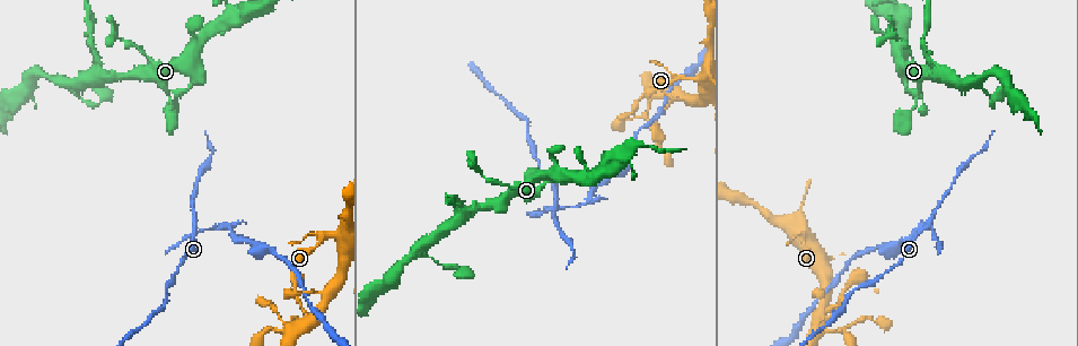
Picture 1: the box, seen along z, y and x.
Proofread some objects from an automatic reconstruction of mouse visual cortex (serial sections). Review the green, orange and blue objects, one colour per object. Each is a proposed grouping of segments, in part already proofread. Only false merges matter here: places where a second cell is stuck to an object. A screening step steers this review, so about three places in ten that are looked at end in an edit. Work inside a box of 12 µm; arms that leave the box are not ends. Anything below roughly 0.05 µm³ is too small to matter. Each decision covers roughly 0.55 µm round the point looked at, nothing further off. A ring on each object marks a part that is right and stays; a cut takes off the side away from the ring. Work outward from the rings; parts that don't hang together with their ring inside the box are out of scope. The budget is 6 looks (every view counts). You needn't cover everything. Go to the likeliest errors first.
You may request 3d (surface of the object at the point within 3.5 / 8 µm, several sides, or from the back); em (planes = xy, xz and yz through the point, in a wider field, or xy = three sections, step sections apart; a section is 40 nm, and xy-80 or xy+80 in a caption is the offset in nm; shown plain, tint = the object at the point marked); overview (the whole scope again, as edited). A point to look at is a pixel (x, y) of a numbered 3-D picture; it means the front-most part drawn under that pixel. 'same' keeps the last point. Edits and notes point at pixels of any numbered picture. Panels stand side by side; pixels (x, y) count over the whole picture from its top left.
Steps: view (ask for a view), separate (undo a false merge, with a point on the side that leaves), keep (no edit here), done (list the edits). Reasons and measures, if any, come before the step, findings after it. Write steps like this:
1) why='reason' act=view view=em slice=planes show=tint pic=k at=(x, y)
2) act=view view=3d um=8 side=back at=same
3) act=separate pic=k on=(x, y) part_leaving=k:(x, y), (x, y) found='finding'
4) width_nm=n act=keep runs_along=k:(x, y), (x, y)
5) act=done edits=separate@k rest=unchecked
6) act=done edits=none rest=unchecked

why='small branch off a trunk' act=view view=3d um=8 pic=1 at=(105, 76)

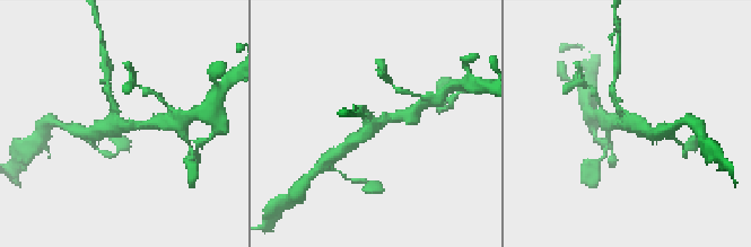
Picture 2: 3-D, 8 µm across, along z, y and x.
act=view view=3d um=3.5 pic=2 at=(377, 120)

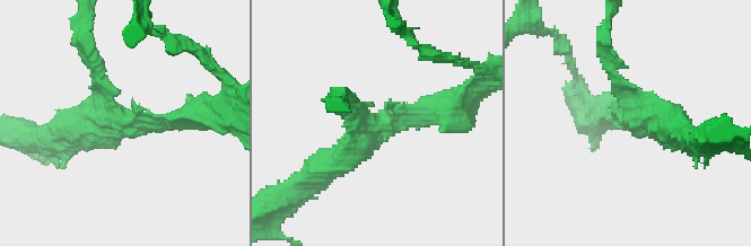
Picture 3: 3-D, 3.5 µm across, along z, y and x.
arms=3 arm_widths_nm=150,250,400 act=view view=em slice=xy step=2 show=tint pic=3 at=(122, 119)

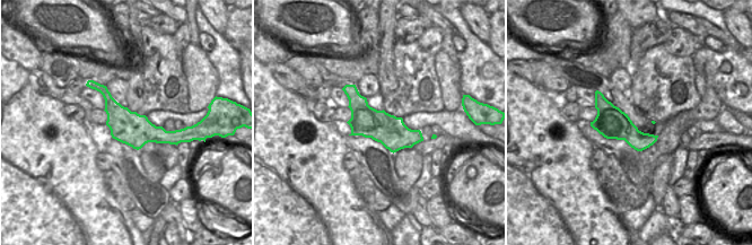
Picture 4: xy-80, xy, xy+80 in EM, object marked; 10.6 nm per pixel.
act=keep runs_along=4:(98, 87), (137, 130), (174, 134) found='one cell here'

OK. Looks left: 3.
why='three arms meet' act=view view=3d um=8 pic=1 at=(931, 230)

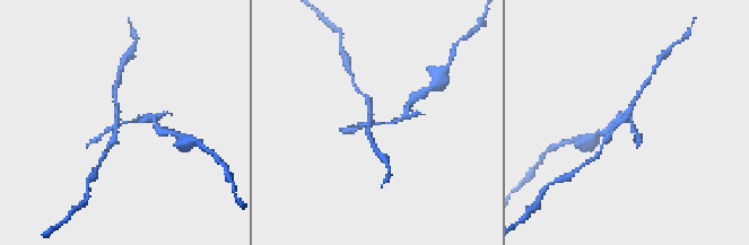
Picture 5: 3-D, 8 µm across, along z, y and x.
why='zoom in' act=view view=3d um=3.5 pic=5 at=(633, 124)

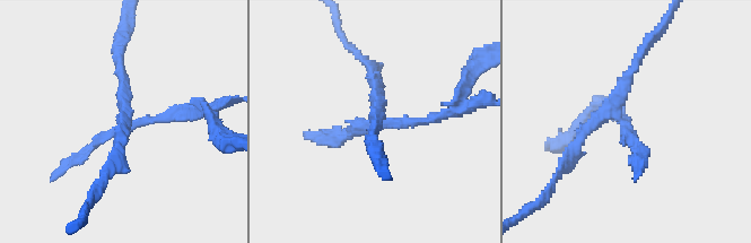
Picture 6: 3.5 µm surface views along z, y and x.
why='need the tissue' act=view view=em slice=xy step=3 show=tint pic=6 at=(136, 123)

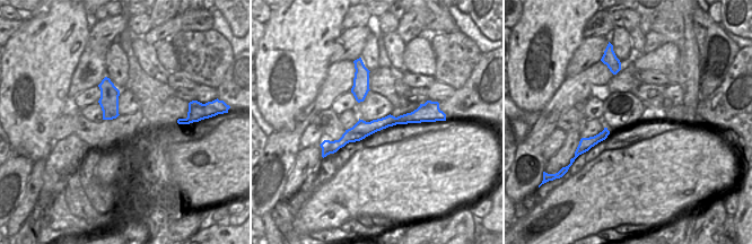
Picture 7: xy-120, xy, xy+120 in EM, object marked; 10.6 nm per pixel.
act=separate pic=6 on=(169, 112) part_leaving=6:(133, 123), (193, 109), (214, 120) found='a second cell is stuck on'

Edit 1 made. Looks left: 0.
act=done edits=separate@6 rest=unchecked

